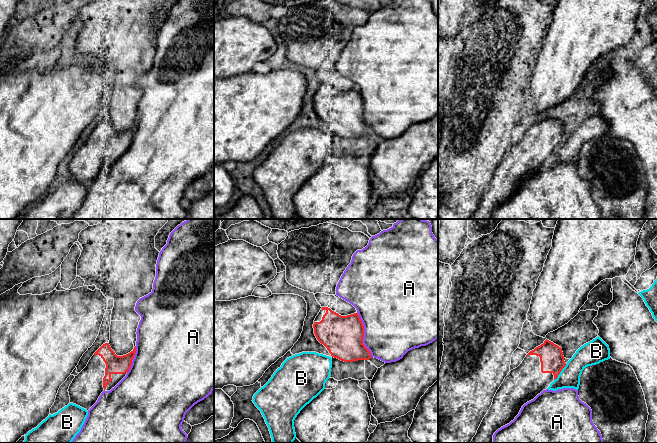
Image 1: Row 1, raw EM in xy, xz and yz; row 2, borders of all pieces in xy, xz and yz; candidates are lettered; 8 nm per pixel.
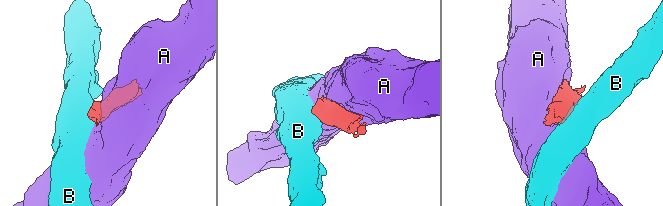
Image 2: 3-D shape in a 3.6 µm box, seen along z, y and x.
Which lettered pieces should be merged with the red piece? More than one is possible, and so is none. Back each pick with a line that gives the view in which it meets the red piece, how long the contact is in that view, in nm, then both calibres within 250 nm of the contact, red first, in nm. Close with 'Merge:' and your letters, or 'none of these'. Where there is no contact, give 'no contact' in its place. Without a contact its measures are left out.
Merge: none of these

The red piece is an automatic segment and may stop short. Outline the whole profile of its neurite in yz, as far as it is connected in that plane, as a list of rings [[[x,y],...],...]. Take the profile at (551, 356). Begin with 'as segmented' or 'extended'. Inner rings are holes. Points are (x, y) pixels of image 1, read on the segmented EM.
extended; [[[547,339],[543,344],[530,351],[522,363],[505,377],[493,398],[490,409],[470,443],[493,443],[494,433],[513,421],[524,404],[546,390],[557,379],[565,366],[562,348]]]

